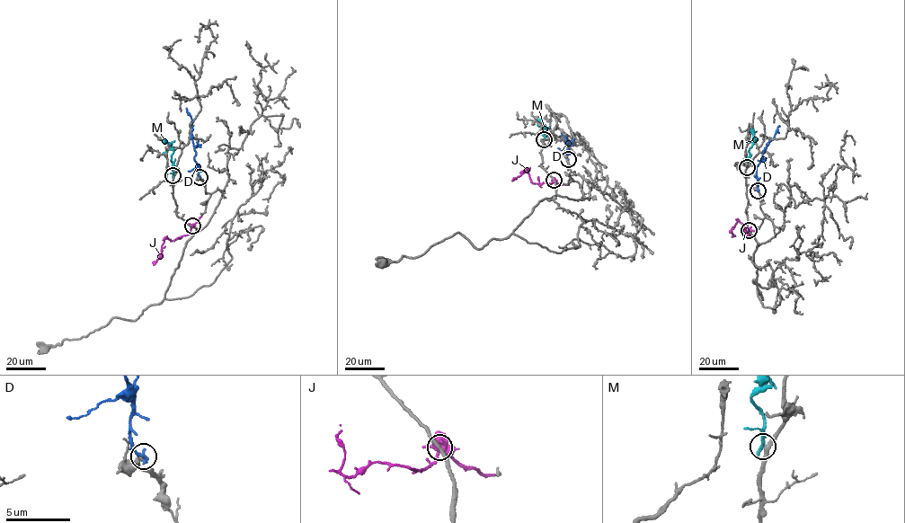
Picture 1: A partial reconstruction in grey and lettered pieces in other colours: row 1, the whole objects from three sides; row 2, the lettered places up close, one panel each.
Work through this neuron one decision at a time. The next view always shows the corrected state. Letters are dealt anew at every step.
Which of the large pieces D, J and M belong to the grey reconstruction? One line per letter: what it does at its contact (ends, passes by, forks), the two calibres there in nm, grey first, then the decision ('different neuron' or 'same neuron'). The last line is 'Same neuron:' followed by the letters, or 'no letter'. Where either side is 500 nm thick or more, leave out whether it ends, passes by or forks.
D: it ends; calibres 240 and 320 nm; different neuron
J: it forks; calibres 280 and 480 nm; same neuron
M: it passes by; calibres 280 and 240 nm; different neuron
Same neuron: J

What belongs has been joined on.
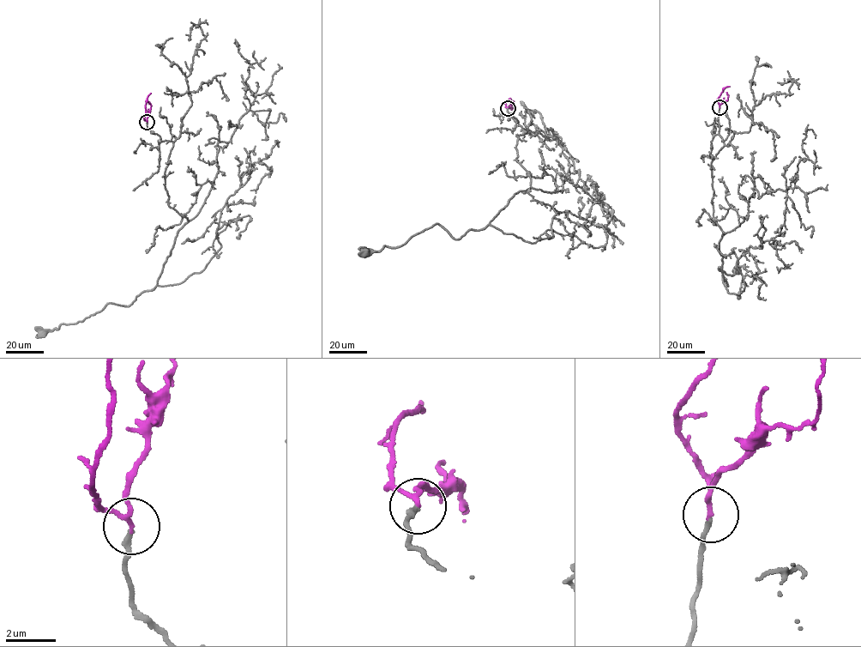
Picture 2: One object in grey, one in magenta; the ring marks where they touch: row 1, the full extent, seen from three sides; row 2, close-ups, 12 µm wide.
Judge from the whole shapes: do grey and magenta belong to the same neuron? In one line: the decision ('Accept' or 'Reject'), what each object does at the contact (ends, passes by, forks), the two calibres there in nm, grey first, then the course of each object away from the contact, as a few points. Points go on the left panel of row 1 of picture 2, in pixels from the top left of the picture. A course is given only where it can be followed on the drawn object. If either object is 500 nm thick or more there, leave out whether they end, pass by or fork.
Accept. At the ring grey ends. At the ring magenta passes by. Thickness 190 nm (grey) against 140 nm. Course of grey: (147, 122), (173, 142), (165, 188), (188, 220), (158, 285), (42, 333). Course of magenta: (147, 122), (144, 120), (145, 107), (151, 93)

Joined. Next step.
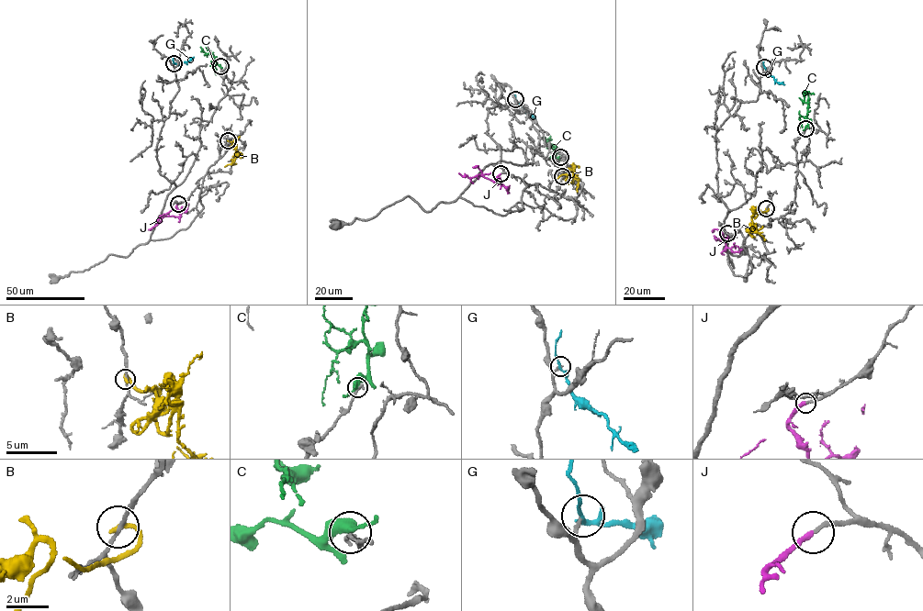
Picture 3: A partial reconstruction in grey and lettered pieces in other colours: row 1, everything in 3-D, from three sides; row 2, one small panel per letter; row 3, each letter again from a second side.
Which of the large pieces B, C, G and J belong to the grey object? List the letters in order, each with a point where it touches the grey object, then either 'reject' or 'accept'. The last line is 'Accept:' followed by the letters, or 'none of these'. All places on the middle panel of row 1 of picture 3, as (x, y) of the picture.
B: contact (562, 176); reject
C: contact (560, 157); reject
G: contact (515, 99); reject
J: contact (500, 173); accept
Accept: J

